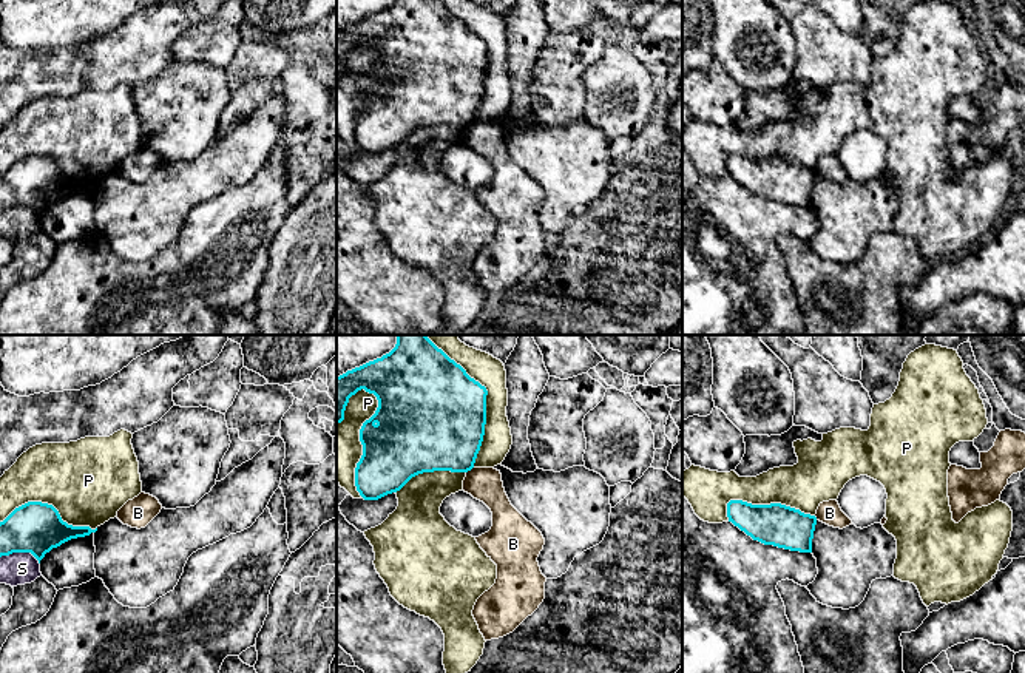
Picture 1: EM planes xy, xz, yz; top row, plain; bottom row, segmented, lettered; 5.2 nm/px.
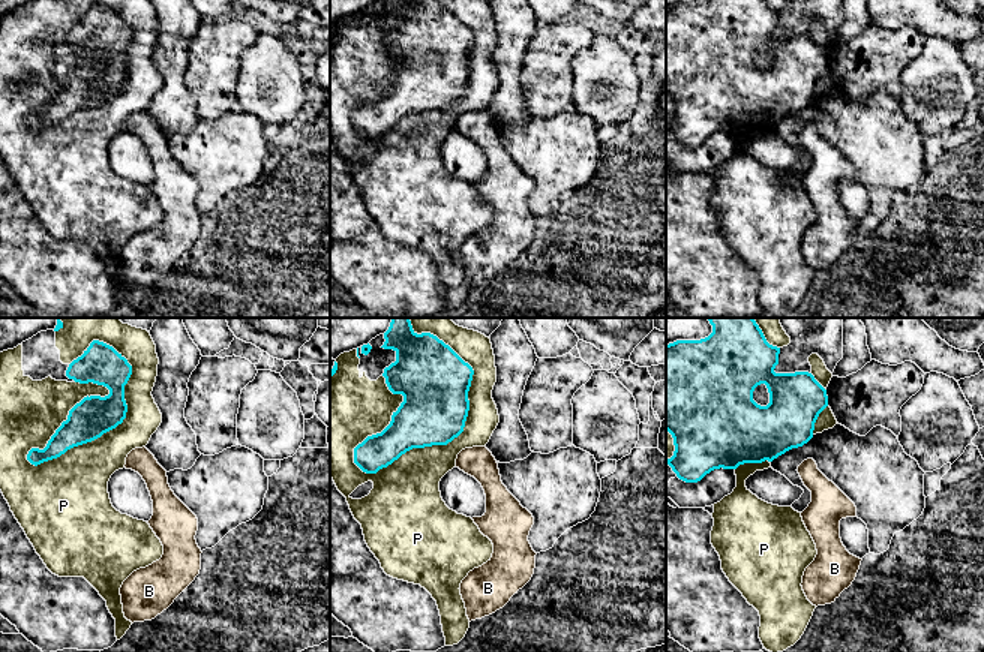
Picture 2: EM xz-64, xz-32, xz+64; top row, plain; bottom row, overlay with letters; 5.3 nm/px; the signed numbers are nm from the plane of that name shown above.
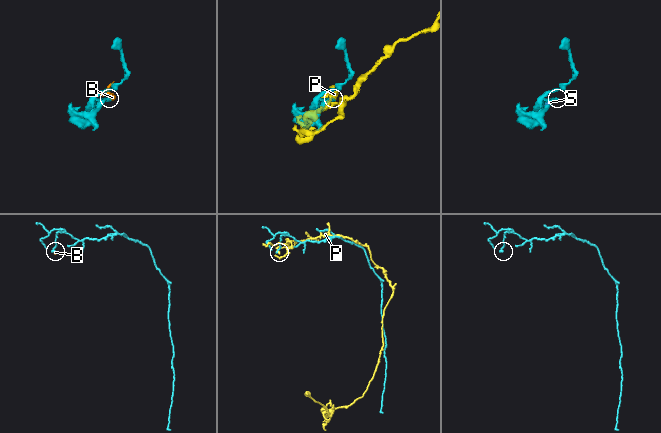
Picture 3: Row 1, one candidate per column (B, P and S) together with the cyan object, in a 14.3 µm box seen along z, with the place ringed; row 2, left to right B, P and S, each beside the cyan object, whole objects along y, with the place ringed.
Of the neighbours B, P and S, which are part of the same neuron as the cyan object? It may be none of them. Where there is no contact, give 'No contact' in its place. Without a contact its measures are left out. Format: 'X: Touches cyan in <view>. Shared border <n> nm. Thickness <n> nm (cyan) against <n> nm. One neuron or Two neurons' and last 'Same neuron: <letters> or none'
B: Touches cyan in xz. Shared border 50 nm. Thickness 420 nm (cyan) against 180 nm. Two neurons
P: Touches cyan in xz. Shared border 650 nm. Thickness 500 nm (cyan) against 160 nm. Two neurons
S: Touches cyan in xy. Shared border 220 nm. Thickness 260 nm (cyan) against 170 nm. Two neurons
Same neuron: none

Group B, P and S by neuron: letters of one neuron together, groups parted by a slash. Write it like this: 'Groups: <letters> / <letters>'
Groups: B / P / S

